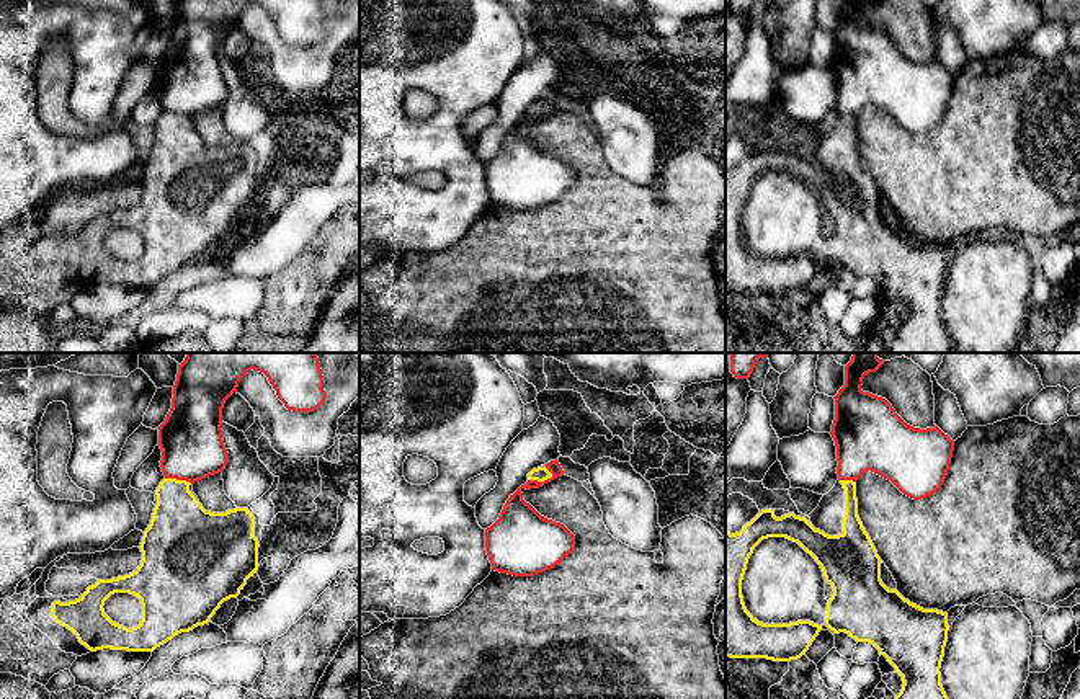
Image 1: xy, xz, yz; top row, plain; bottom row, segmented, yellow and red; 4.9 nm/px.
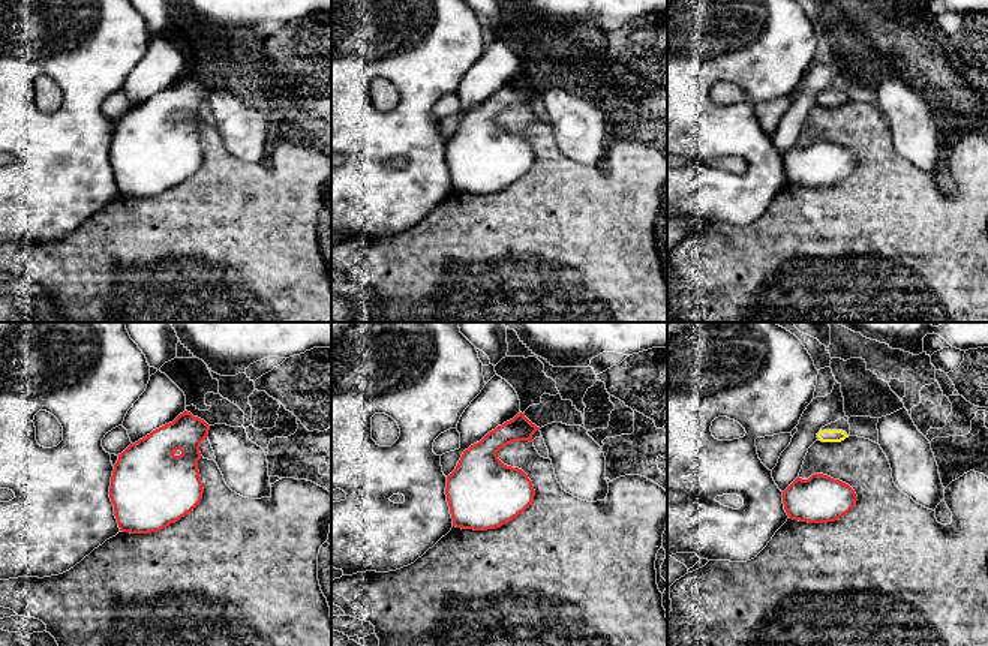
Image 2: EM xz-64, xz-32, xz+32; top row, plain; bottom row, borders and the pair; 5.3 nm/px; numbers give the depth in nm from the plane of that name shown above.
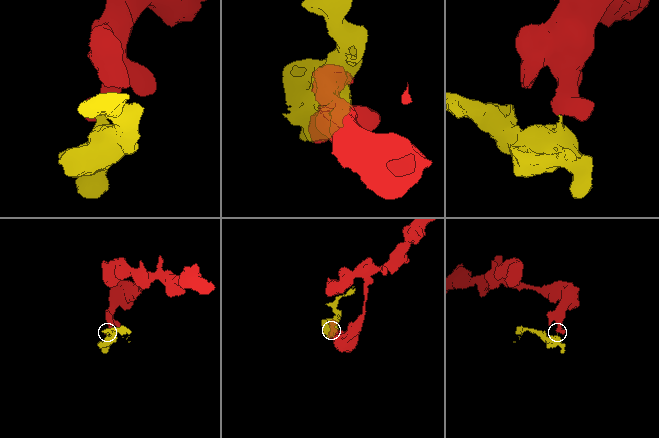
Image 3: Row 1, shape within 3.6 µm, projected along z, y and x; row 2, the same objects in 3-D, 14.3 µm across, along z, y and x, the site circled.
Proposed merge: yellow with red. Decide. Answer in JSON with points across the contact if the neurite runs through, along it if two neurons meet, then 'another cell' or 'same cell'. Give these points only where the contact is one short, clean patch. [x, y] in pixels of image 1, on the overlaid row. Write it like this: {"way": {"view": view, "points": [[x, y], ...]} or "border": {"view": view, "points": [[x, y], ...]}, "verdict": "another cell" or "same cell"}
{"border": {"view": "xz", "points": [[553, 474], [543, 480], [528, 480]]}, "verdict": "another cell"}

